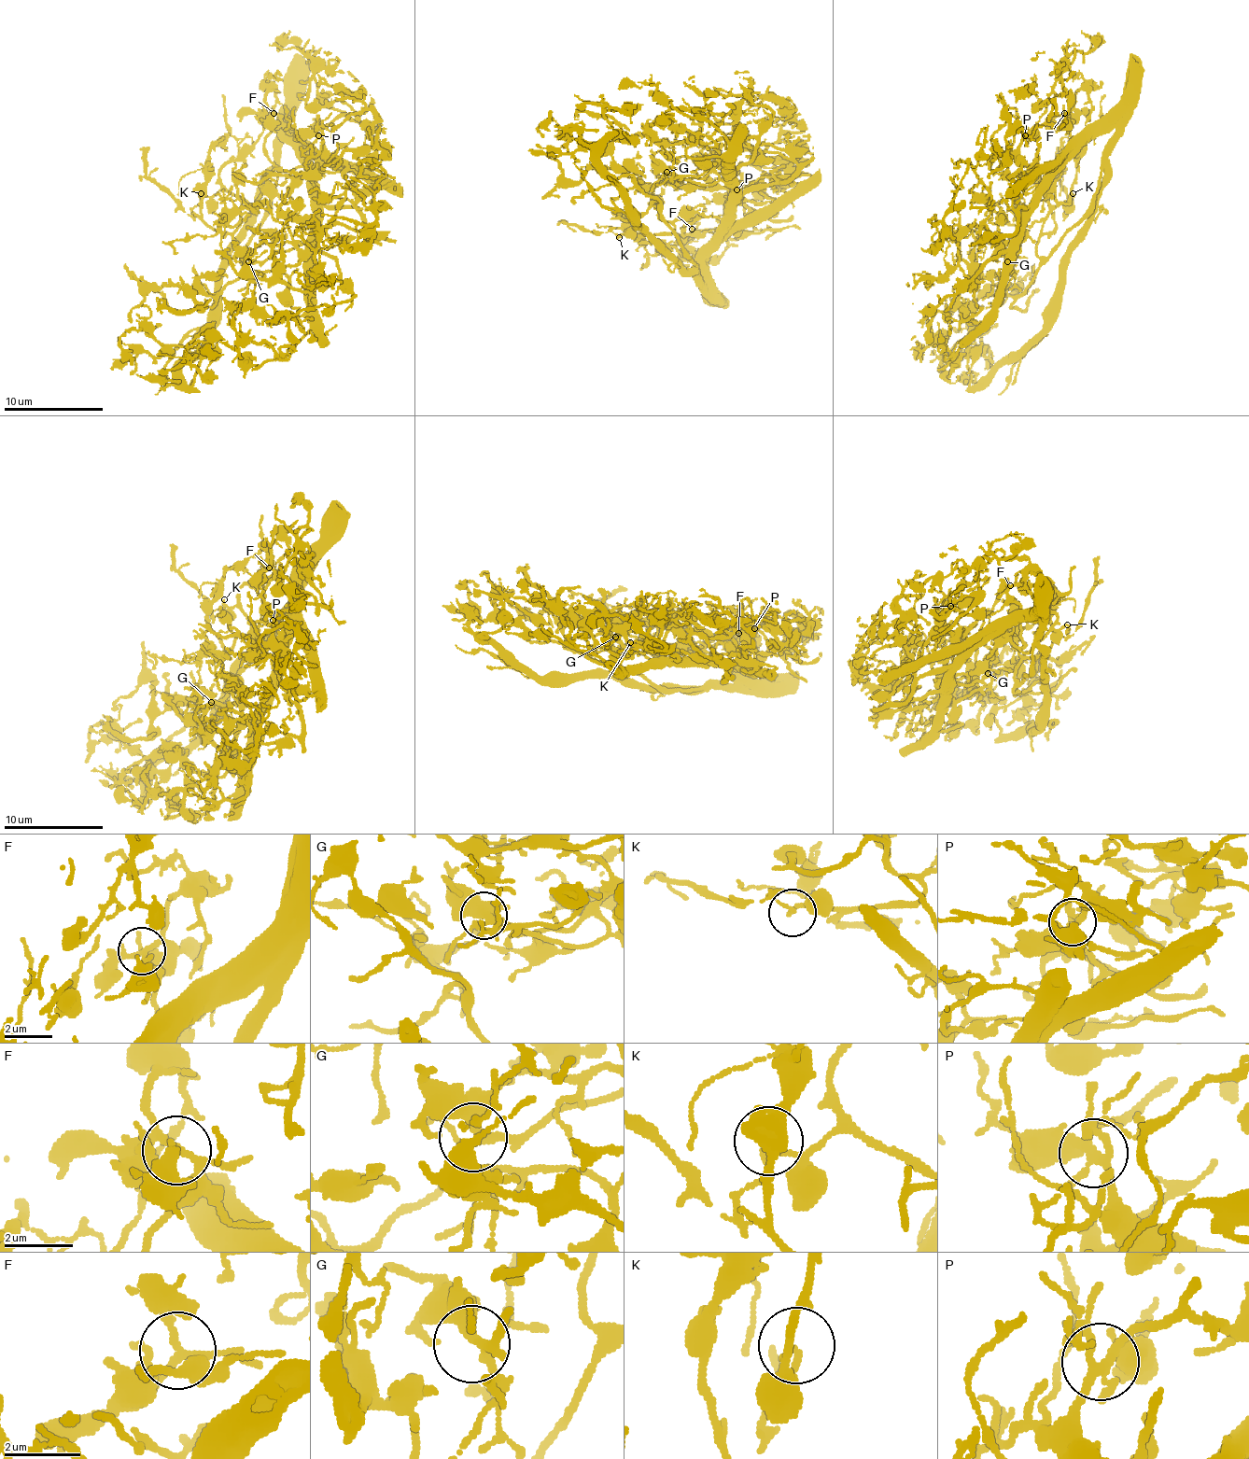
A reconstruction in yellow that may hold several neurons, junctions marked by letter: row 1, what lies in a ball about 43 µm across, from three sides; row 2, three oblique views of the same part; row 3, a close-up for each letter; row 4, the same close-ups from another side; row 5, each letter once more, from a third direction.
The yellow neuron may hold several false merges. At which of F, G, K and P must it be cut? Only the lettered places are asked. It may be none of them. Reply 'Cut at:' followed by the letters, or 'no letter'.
Cut at: no letter

